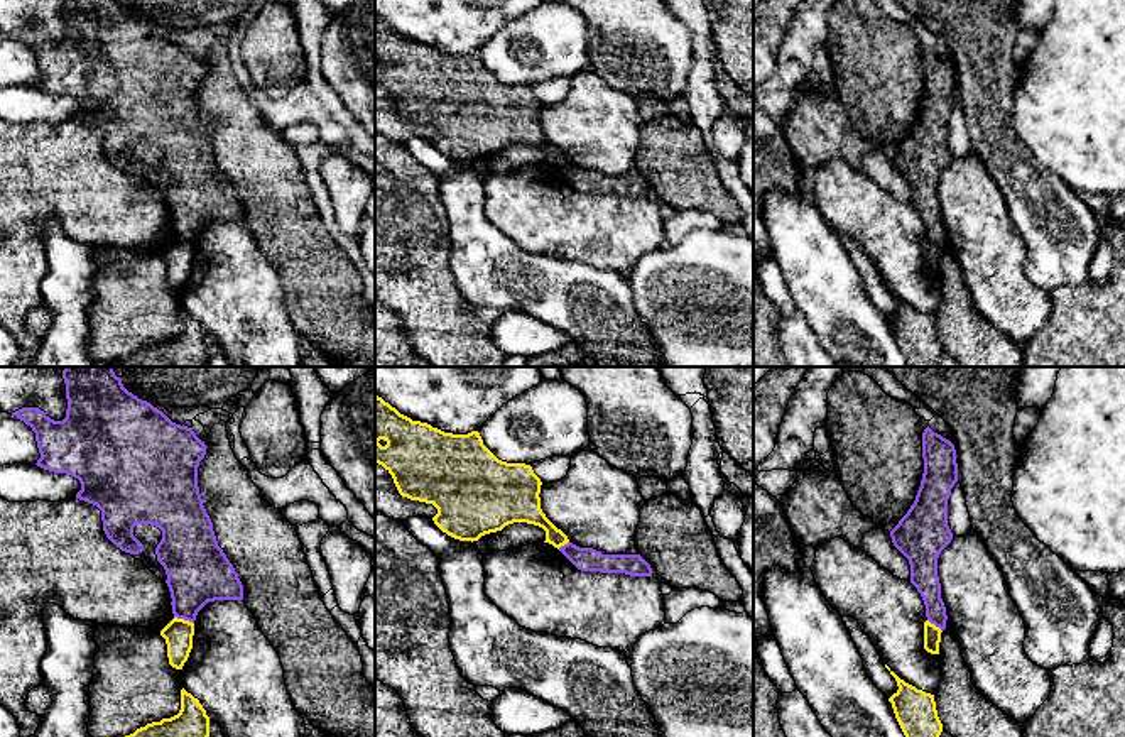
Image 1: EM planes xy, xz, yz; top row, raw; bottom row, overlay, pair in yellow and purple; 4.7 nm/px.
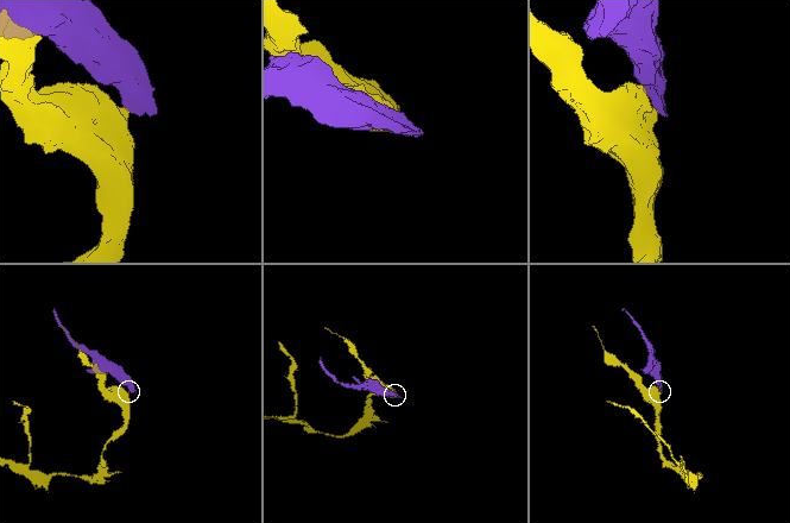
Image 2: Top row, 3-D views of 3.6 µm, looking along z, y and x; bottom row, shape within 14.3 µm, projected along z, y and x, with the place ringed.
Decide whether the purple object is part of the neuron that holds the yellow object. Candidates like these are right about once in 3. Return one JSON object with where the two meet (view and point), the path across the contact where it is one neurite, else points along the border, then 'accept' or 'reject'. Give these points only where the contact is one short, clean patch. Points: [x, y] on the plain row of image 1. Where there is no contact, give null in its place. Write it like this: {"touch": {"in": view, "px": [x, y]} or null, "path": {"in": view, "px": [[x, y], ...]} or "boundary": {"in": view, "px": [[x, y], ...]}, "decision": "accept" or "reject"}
{"touch": {"in": "xy", "px": [184, 242]}, "boundary": {"in": "xy", "px": [[174, 237], [193, 245]]}, "decision": "reject"}

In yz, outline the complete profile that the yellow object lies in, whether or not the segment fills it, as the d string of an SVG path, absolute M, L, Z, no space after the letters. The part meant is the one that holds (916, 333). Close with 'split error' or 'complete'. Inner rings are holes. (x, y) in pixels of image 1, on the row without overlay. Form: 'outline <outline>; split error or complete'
outline M894 292L899 311L889 319L907 367L938 367L943 345L938 338L934 316L917 311Z; complete

